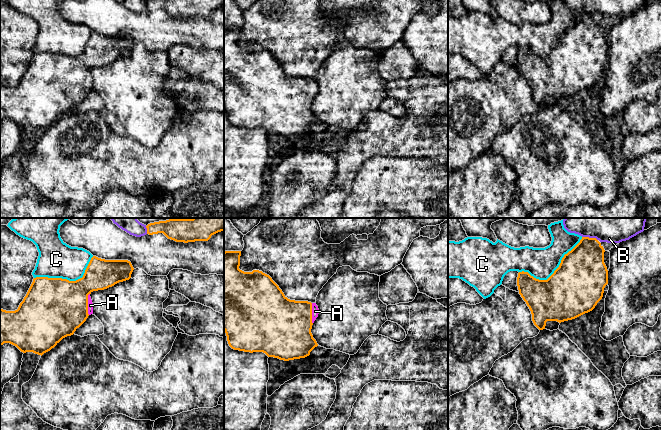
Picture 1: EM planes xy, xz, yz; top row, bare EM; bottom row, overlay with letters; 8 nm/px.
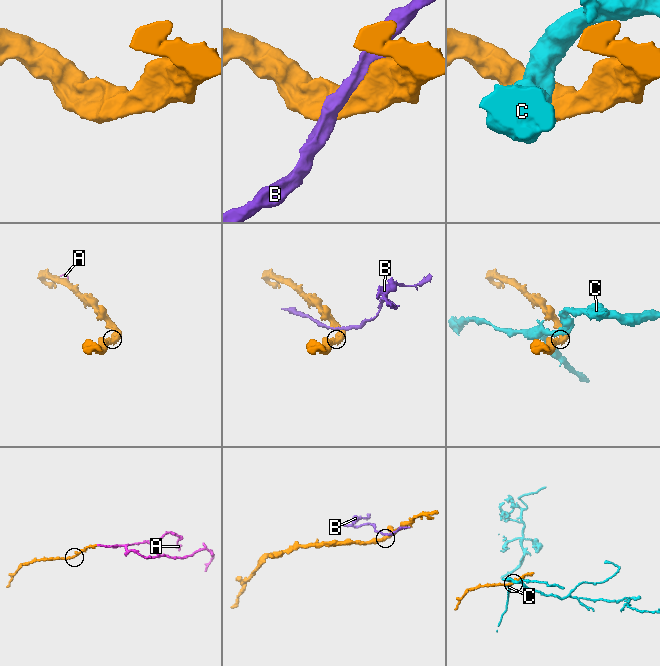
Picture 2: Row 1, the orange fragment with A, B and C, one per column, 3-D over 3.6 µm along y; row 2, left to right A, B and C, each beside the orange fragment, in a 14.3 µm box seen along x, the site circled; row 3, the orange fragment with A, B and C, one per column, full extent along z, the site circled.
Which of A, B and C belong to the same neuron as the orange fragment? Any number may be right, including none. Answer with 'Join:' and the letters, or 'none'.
Join: A

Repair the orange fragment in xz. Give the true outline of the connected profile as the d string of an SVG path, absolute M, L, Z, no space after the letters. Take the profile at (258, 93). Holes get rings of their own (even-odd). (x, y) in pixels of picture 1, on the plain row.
M241 27L224 28L224 107L229 122L244 128L263 128L284 137L309 132L318 122L311 109L319 90L316 79L288 75L262 47L240 46L240 32Z

